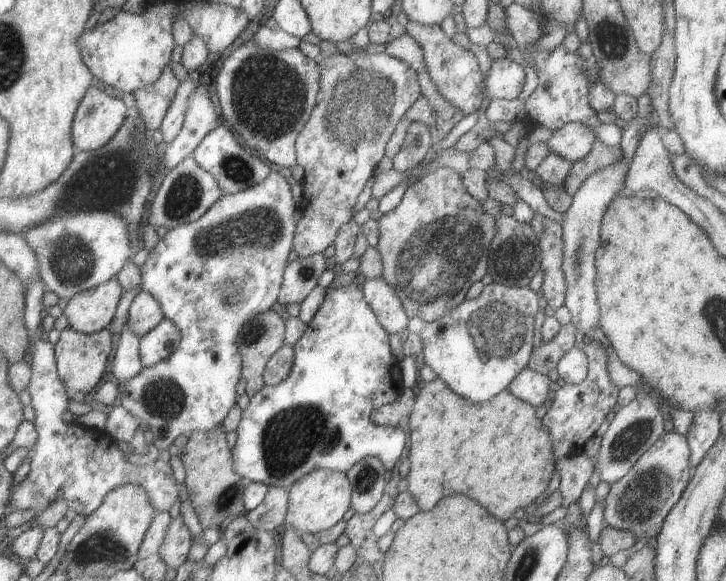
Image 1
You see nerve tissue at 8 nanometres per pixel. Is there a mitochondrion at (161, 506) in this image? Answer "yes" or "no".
no

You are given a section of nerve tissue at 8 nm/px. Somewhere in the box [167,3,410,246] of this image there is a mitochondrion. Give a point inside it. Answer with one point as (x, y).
(361, 104)

